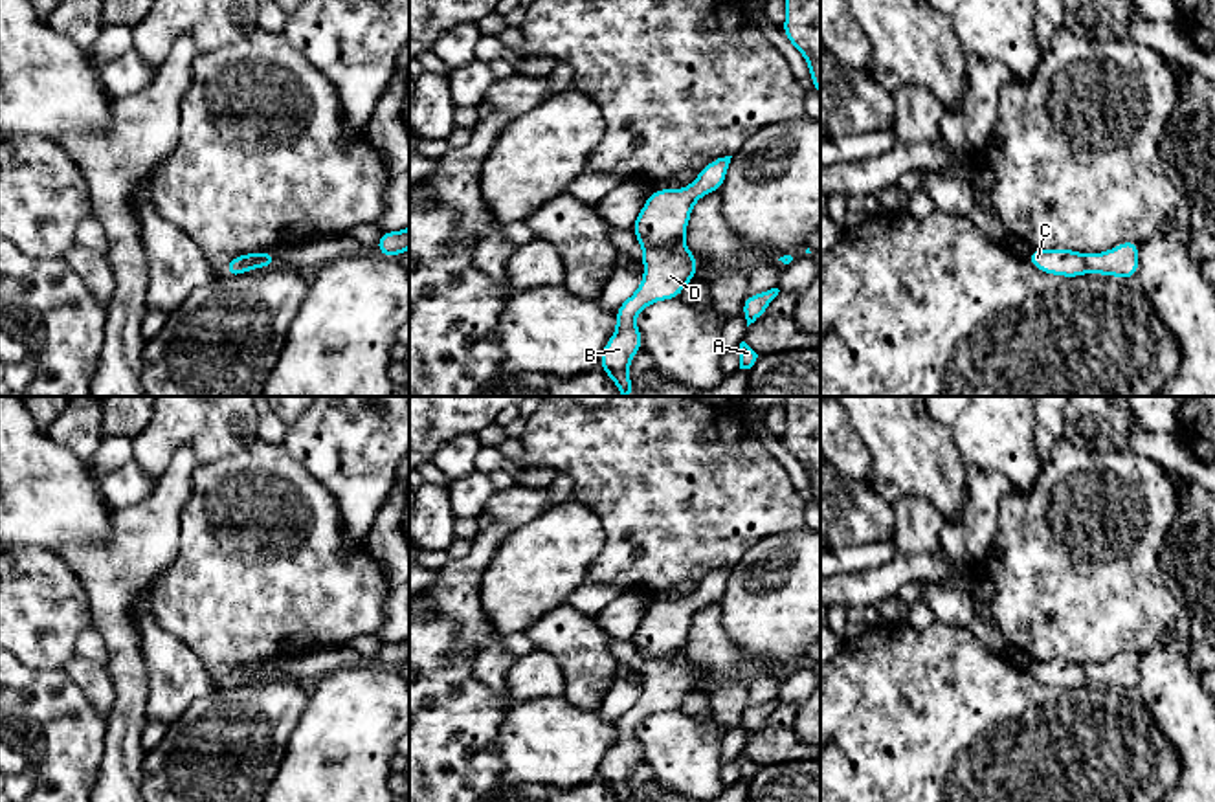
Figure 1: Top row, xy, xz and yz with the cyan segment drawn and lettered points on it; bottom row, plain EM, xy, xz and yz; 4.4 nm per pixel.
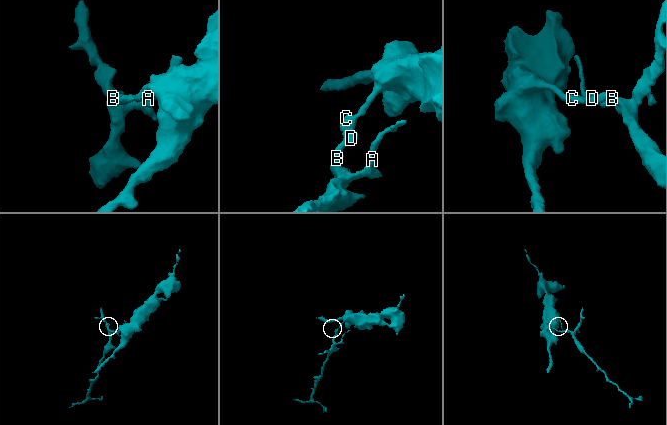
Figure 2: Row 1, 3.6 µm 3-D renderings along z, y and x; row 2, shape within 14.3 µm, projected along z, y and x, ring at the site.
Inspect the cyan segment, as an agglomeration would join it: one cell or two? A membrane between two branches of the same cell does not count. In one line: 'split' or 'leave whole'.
split

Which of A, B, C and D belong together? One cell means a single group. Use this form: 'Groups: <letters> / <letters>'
Groups: A B D / C

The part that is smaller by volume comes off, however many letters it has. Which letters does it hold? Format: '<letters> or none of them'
A, B, D

